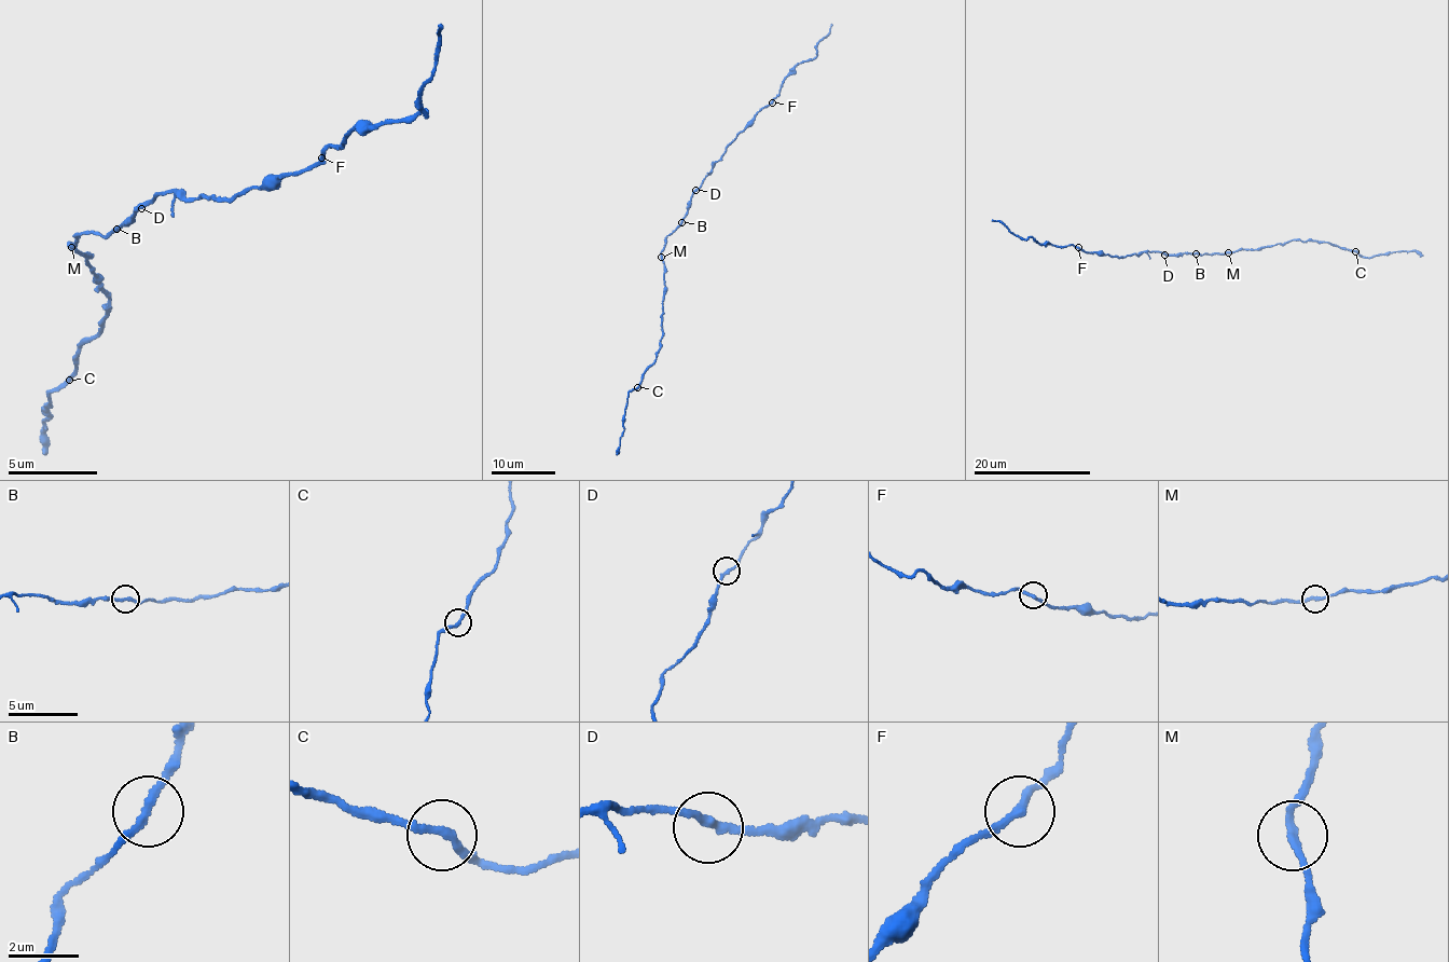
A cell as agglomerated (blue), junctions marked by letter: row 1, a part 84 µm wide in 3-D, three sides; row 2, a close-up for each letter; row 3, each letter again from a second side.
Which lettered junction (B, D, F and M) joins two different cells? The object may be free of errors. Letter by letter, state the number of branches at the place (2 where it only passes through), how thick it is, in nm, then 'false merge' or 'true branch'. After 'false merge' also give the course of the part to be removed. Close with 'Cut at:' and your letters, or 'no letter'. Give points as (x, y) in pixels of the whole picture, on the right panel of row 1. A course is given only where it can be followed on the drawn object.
B: 2 branches meet; 200 nm thick; true branch
D: 2 branches meet; 240 nm thick; true branch
F: 2 branches meet; 240 nm thick; true branch
M: 2 branches meet; 240 nm thick; true branch
Cut at: no letter

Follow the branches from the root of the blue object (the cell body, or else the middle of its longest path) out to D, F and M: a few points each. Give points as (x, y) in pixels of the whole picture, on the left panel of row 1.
D: (112, 230), (122, 221), (127, 222), (125, 218), (133, 214), (134, 208), (141, 208)
F: (112, 230), (161, 190), (176, 187), (194, 198), (205, 193), (230, 197), (321, 157)
M: (112, 230), (101, 236), (79, 232), (80, 243), (72, 246), (69, 244), (71, 248)

